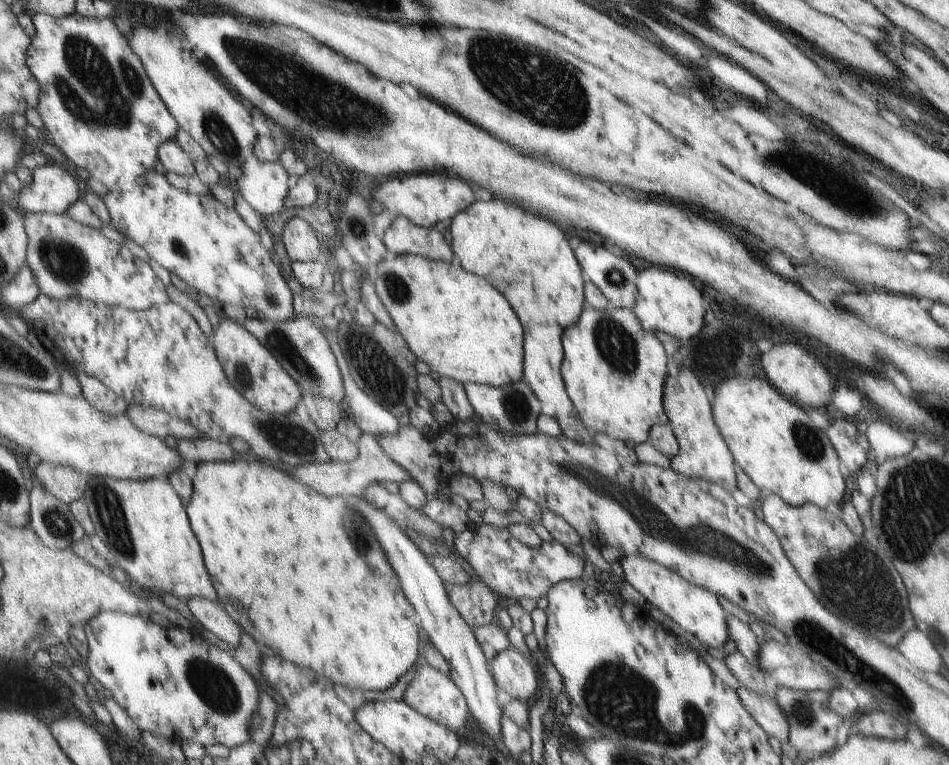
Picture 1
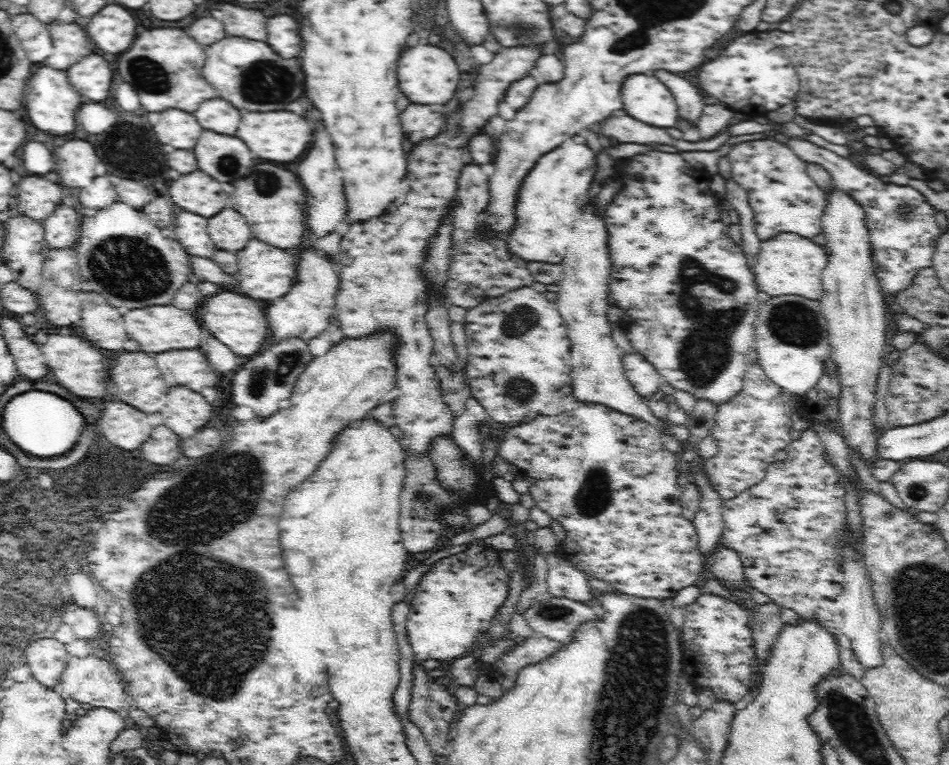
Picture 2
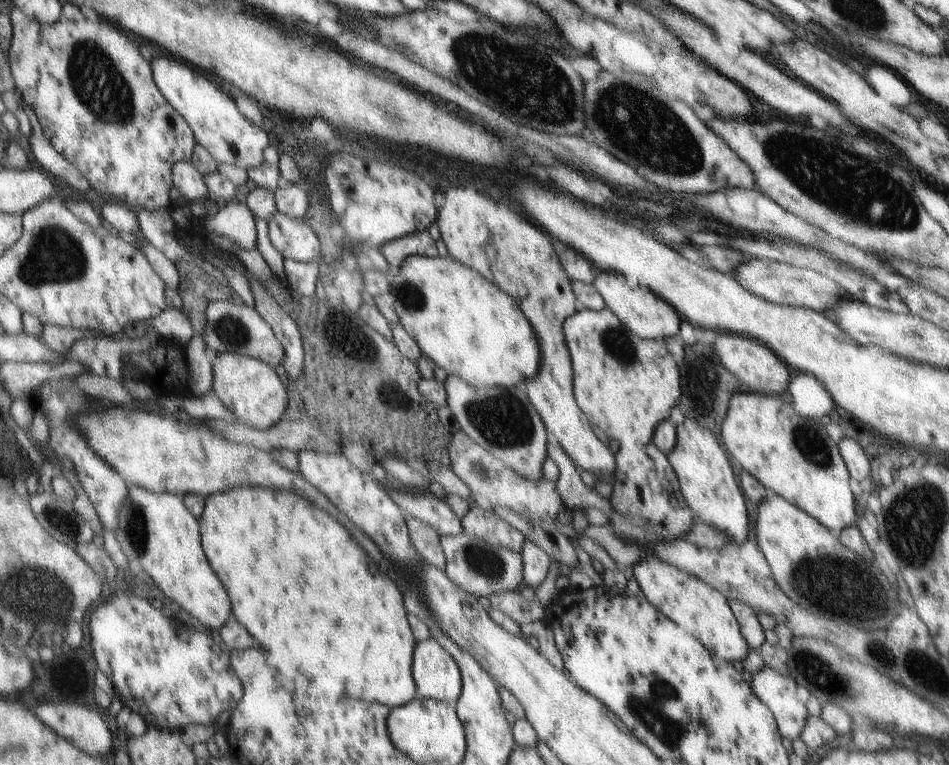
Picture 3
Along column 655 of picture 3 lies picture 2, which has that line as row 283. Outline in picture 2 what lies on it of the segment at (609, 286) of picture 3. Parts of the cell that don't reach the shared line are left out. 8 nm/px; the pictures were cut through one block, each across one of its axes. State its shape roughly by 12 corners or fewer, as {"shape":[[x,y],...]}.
{"shape":[[302,254],[298,280],[268,308],[276,341],[330,328],[334,262]]}

